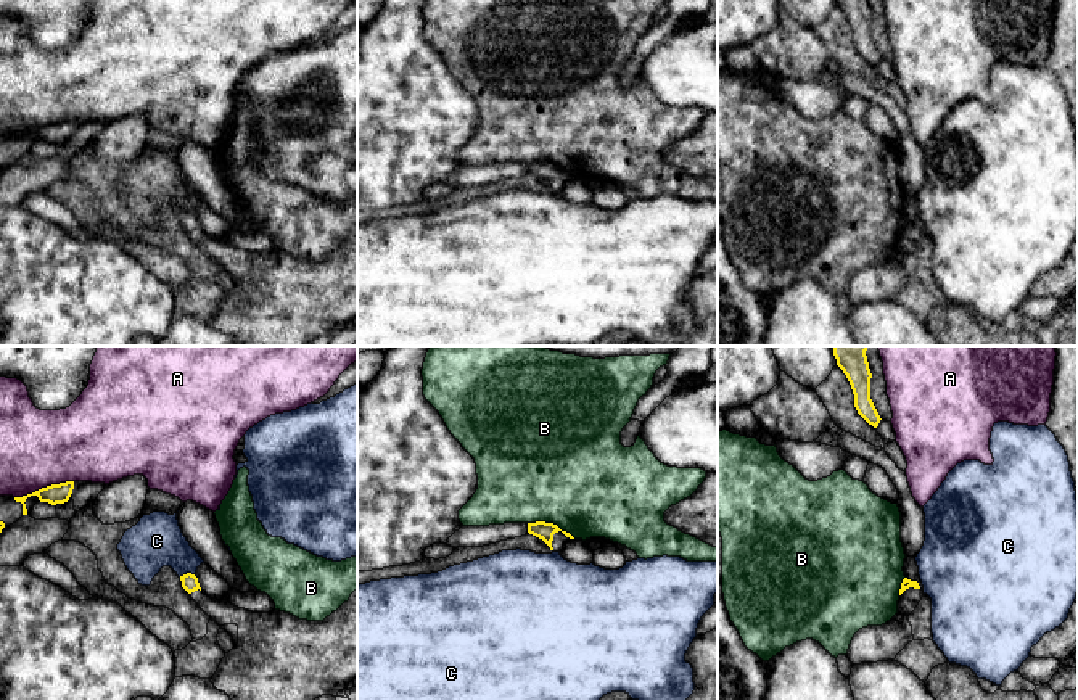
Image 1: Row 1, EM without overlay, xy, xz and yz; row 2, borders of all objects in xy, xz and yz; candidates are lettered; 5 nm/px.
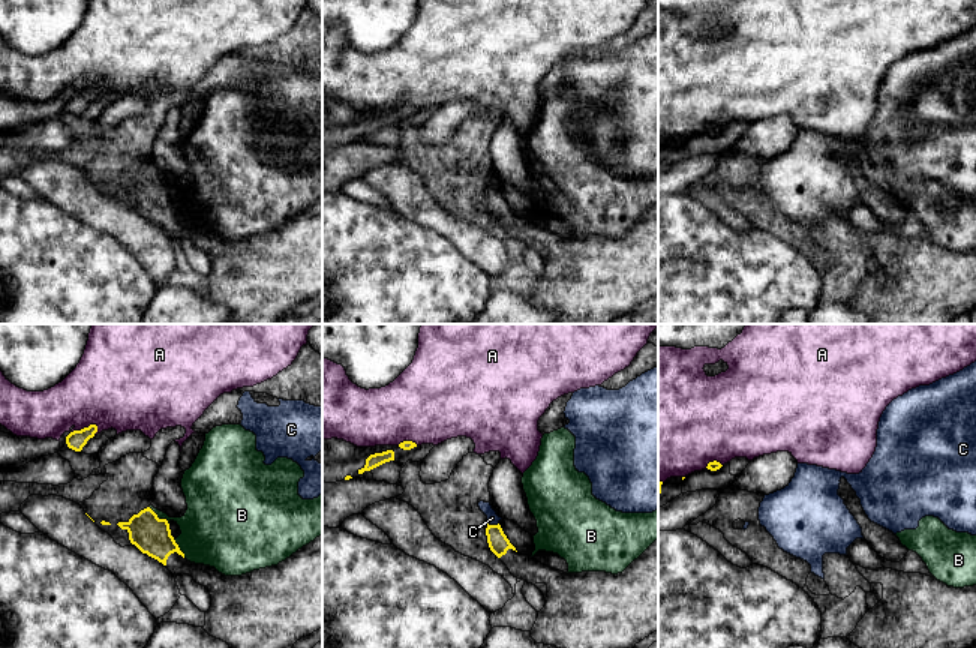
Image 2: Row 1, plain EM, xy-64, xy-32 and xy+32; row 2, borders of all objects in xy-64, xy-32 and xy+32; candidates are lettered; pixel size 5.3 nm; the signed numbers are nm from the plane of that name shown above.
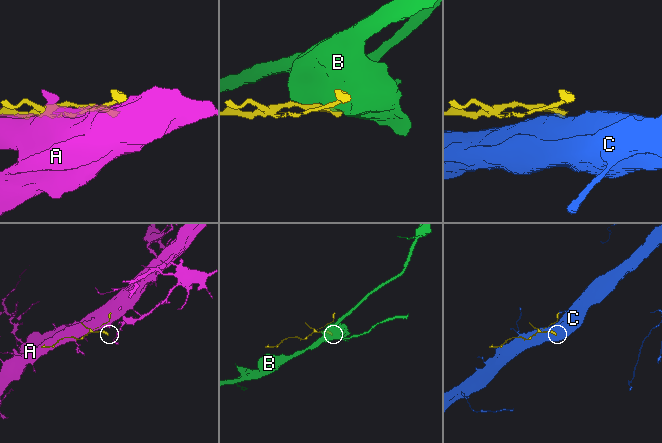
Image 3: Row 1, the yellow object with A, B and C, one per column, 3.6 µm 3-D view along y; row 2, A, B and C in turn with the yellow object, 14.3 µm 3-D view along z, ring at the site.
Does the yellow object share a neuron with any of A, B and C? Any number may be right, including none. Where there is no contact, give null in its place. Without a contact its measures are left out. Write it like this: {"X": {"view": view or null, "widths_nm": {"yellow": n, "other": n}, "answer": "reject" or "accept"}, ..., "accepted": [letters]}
{"A": {"view": "xy", "widths_nm": {"yellow": 100, "other": 380}, "answer": "reject"}, "B": {"view": "xz", "widths_nm": {"yellow": 90, "other": 500}, "answer": "reject"}, "C": {"view": "xy", "widths_nm": {"yellow": 80, "other": 260}, "answer": "reject"}, "accepted": []}

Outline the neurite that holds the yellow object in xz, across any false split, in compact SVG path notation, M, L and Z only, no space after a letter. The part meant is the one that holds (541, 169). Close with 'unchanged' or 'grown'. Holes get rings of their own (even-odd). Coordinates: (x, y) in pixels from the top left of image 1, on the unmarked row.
M545 161L528 163L528 172L542 179L553 191L562 191L563 185L574 179L557 164Z | grown

